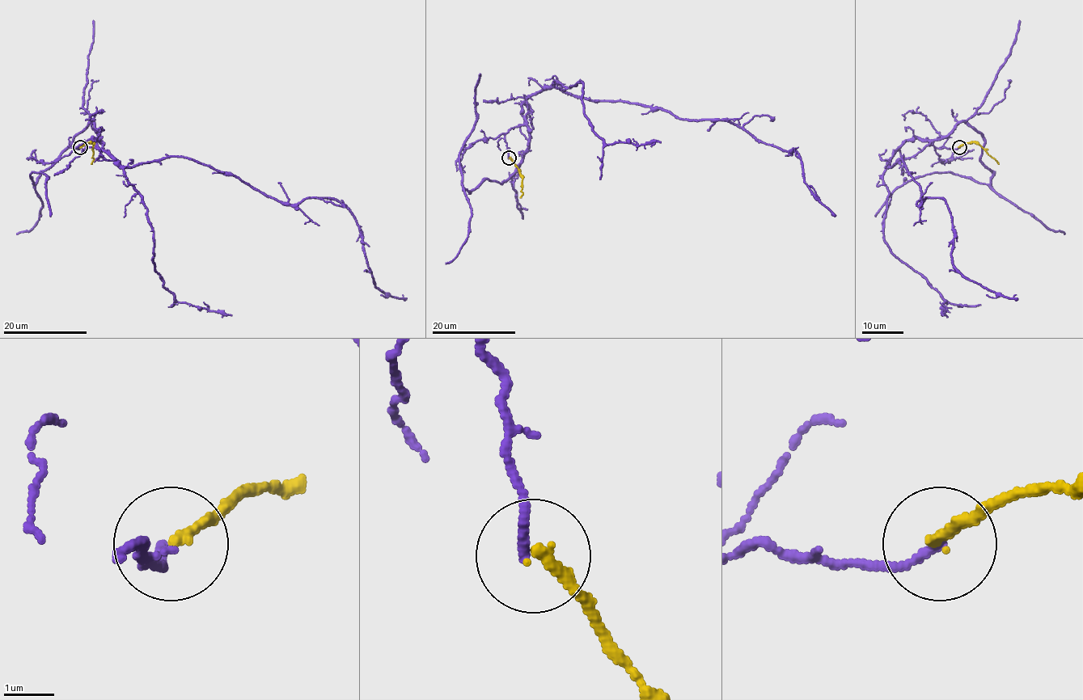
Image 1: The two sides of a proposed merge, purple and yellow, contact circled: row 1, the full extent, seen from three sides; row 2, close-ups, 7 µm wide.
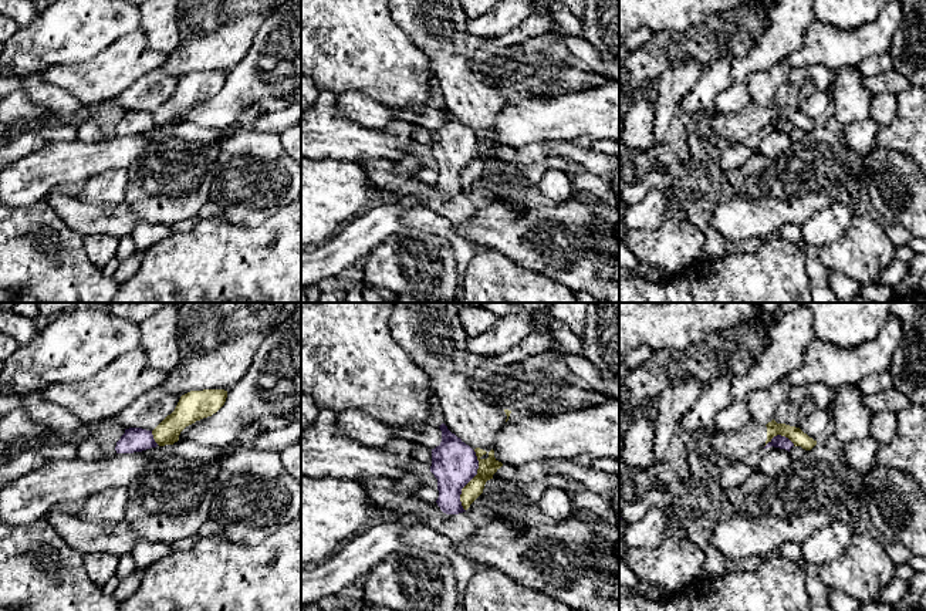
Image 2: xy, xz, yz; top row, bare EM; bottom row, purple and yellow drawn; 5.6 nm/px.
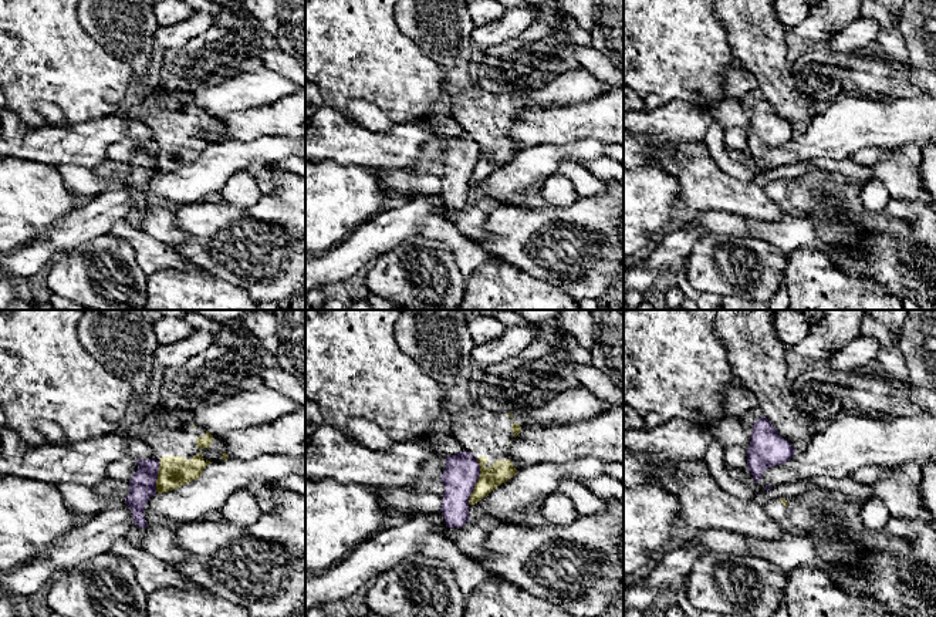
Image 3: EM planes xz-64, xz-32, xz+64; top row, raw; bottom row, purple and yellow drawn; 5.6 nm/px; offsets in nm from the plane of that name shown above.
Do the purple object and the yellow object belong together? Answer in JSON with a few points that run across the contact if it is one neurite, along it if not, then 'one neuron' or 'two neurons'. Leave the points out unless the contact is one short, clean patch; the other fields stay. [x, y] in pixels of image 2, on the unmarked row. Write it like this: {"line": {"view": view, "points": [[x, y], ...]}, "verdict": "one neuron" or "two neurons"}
{"line": {"view": "xz", "points": [[475, 132], [477, 154], [460, 176], [465, 192]]}, "verdict": "two neurons"}

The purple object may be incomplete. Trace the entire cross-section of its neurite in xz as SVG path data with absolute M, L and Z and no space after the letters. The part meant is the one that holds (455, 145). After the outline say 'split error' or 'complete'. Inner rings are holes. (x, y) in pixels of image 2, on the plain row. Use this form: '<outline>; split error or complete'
M445 105L440 108L442 124L432 131L430 153L437 161L439 179L436 182L446 196L466 193L460 183L462 171L477 156L476 134L452 115Z; complete

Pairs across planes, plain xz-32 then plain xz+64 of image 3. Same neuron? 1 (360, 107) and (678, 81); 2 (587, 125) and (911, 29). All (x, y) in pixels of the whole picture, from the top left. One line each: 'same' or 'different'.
1: different
2: different

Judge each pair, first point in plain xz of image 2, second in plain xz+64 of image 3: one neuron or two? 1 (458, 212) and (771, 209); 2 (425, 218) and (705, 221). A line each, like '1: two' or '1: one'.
1: one
2: one

